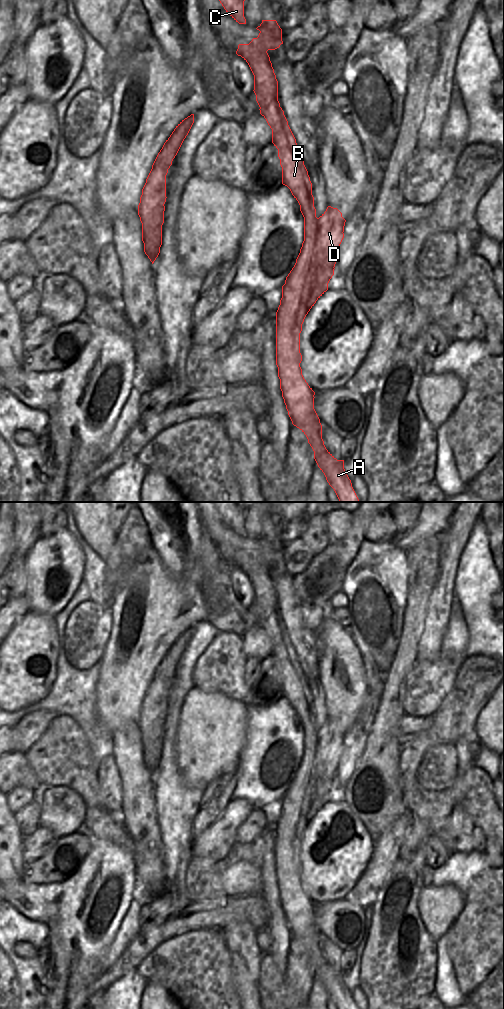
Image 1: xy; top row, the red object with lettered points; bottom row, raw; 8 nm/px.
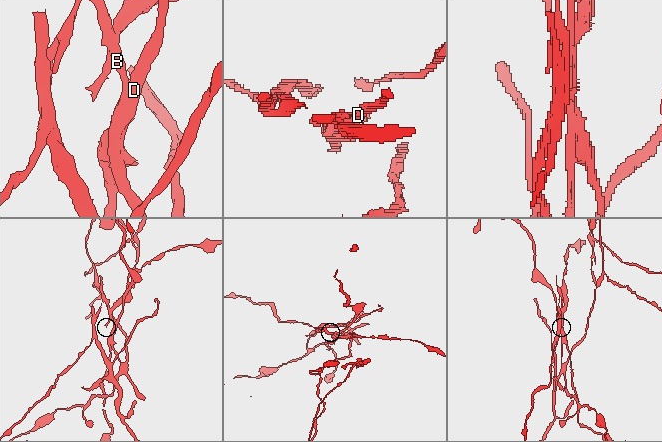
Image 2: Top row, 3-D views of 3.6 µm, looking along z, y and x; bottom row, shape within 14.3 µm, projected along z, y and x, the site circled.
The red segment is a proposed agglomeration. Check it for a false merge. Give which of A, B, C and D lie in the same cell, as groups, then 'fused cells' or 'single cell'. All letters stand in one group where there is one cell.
groups A B C / D; fused cells

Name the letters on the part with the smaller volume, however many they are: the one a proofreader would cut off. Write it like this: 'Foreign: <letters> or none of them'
Foreign: D

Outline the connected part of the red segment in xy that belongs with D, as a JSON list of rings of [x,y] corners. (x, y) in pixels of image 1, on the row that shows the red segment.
[[[331,206],[318,218],[316,253],[298,307],[298,319],[302,323],[316,301],[328,290],[328,283],[334,275],[340,244],[344,238],[345,222],[342,213]]]

